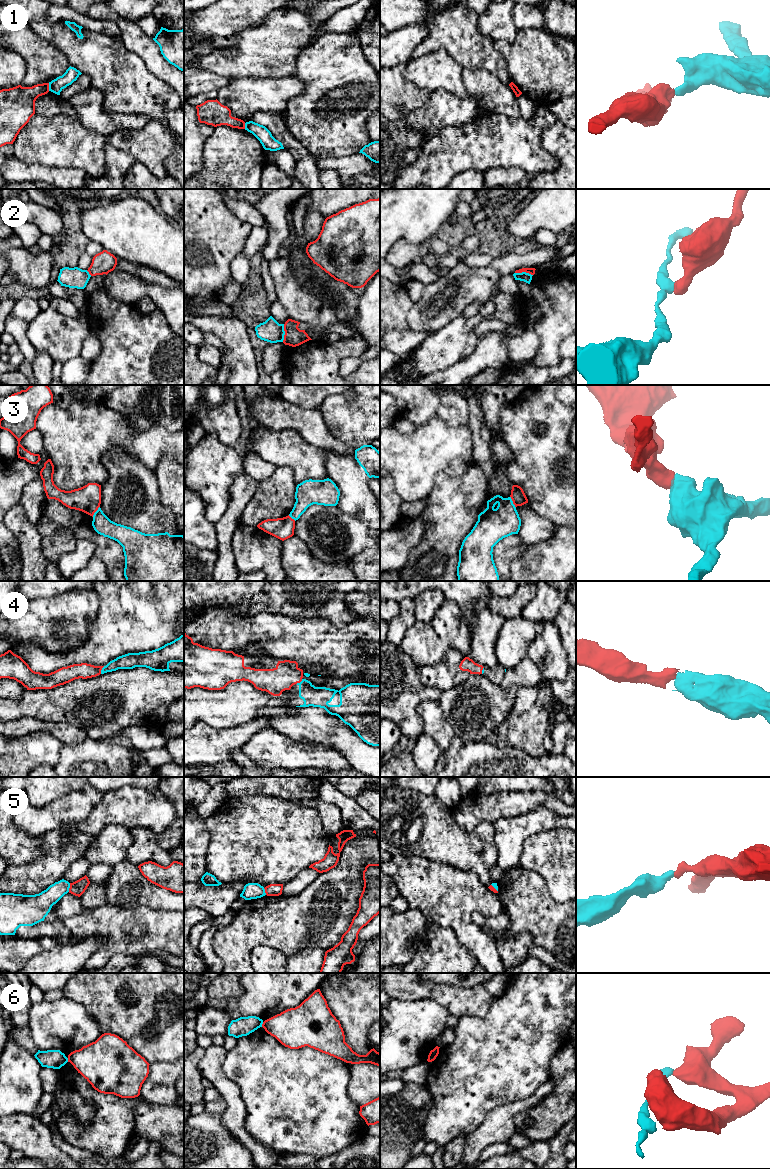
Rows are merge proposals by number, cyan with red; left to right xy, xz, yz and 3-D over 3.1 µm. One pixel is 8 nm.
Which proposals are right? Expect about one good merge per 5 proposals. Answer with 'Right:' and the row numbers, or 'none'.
Right: 4

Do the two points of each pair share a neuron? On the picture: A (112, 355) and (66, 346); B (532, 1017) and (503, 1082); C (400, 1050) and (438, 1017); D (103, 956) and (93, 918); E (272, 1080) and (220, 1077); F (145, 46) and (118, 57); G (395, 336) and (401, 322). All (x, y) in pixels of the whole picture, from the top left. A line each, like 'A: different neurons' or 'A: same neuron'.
A: different neurons
B: same neuron
C: same neuron
D: same neuron
E: different neurons
F: different neurons
G: different neurons

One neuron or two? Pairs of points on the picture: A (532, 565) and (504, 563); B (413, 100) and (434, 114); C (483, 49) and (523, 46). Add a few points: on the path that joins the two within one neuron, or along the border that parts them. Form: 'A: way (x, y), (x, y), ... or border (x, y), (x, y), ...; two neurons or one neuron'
A: border (527, 546), (527, 549), (511, 564), (509, 570); two neurons
B: border (429, 93), (426, 100), (404, 118); two neurons
C: border (493, 41), (493, 47), (503, 57), (507, 68); two neurons

